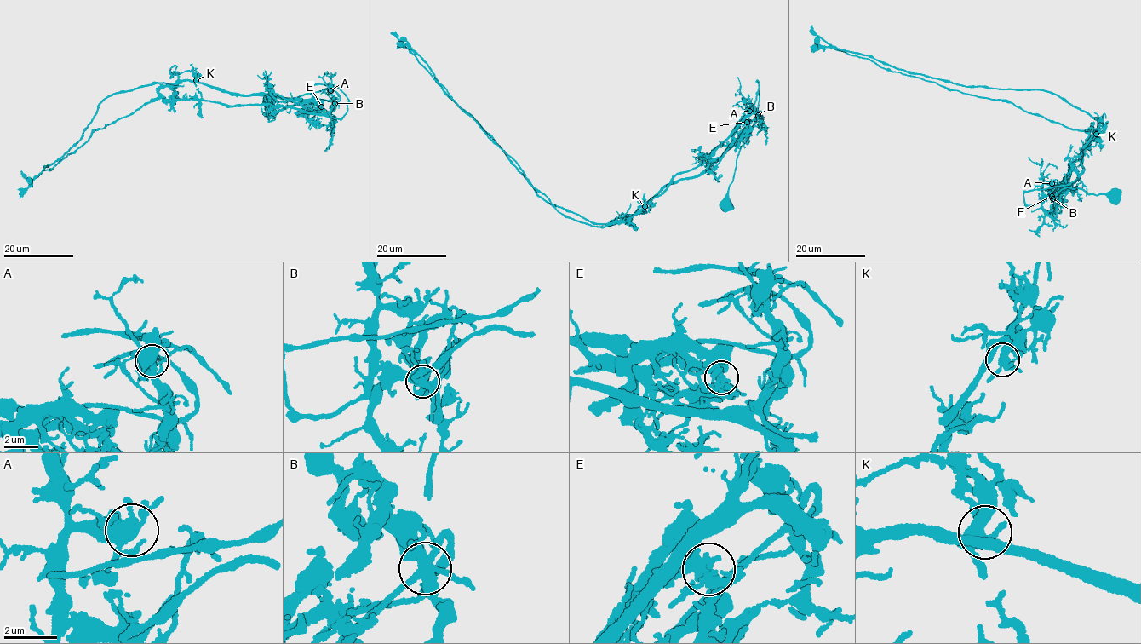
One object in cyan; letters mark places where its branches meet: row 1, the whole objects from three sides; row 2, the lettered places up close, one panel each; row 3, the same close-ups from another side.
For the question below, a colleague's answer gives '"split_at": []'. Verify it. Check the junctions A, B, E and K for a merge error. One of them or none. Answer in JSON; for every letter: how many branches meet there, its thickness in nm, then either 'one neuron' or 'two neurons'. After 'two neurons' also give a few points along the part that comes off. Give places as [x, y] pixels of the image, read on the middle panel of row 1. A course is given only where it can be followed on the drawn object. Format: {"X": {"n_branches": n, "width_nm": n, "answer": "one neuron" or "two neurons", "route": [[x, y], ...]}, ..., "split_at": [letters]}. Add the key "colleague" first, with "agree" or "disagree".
{"colleague": "disagree", "A": {"n_branches": 6, "width_nm": 440, "answer": "one neuron"}, "B": {"n_branches": 8, "width_nm": 420, "answer": "two neurons", "route": [[758, 115], [752, 108], [708, 157], [676, 173], [625, 221], [592, 227], [559, 211], [391, 32]]}, "E": {"n_branches": 5, "width_nm": 400, "answer": "one neuron"}, "K": {"n_branches": 5, "width_nm": 420, "answer": "one neuron"}, "split_at": ["B"]}

